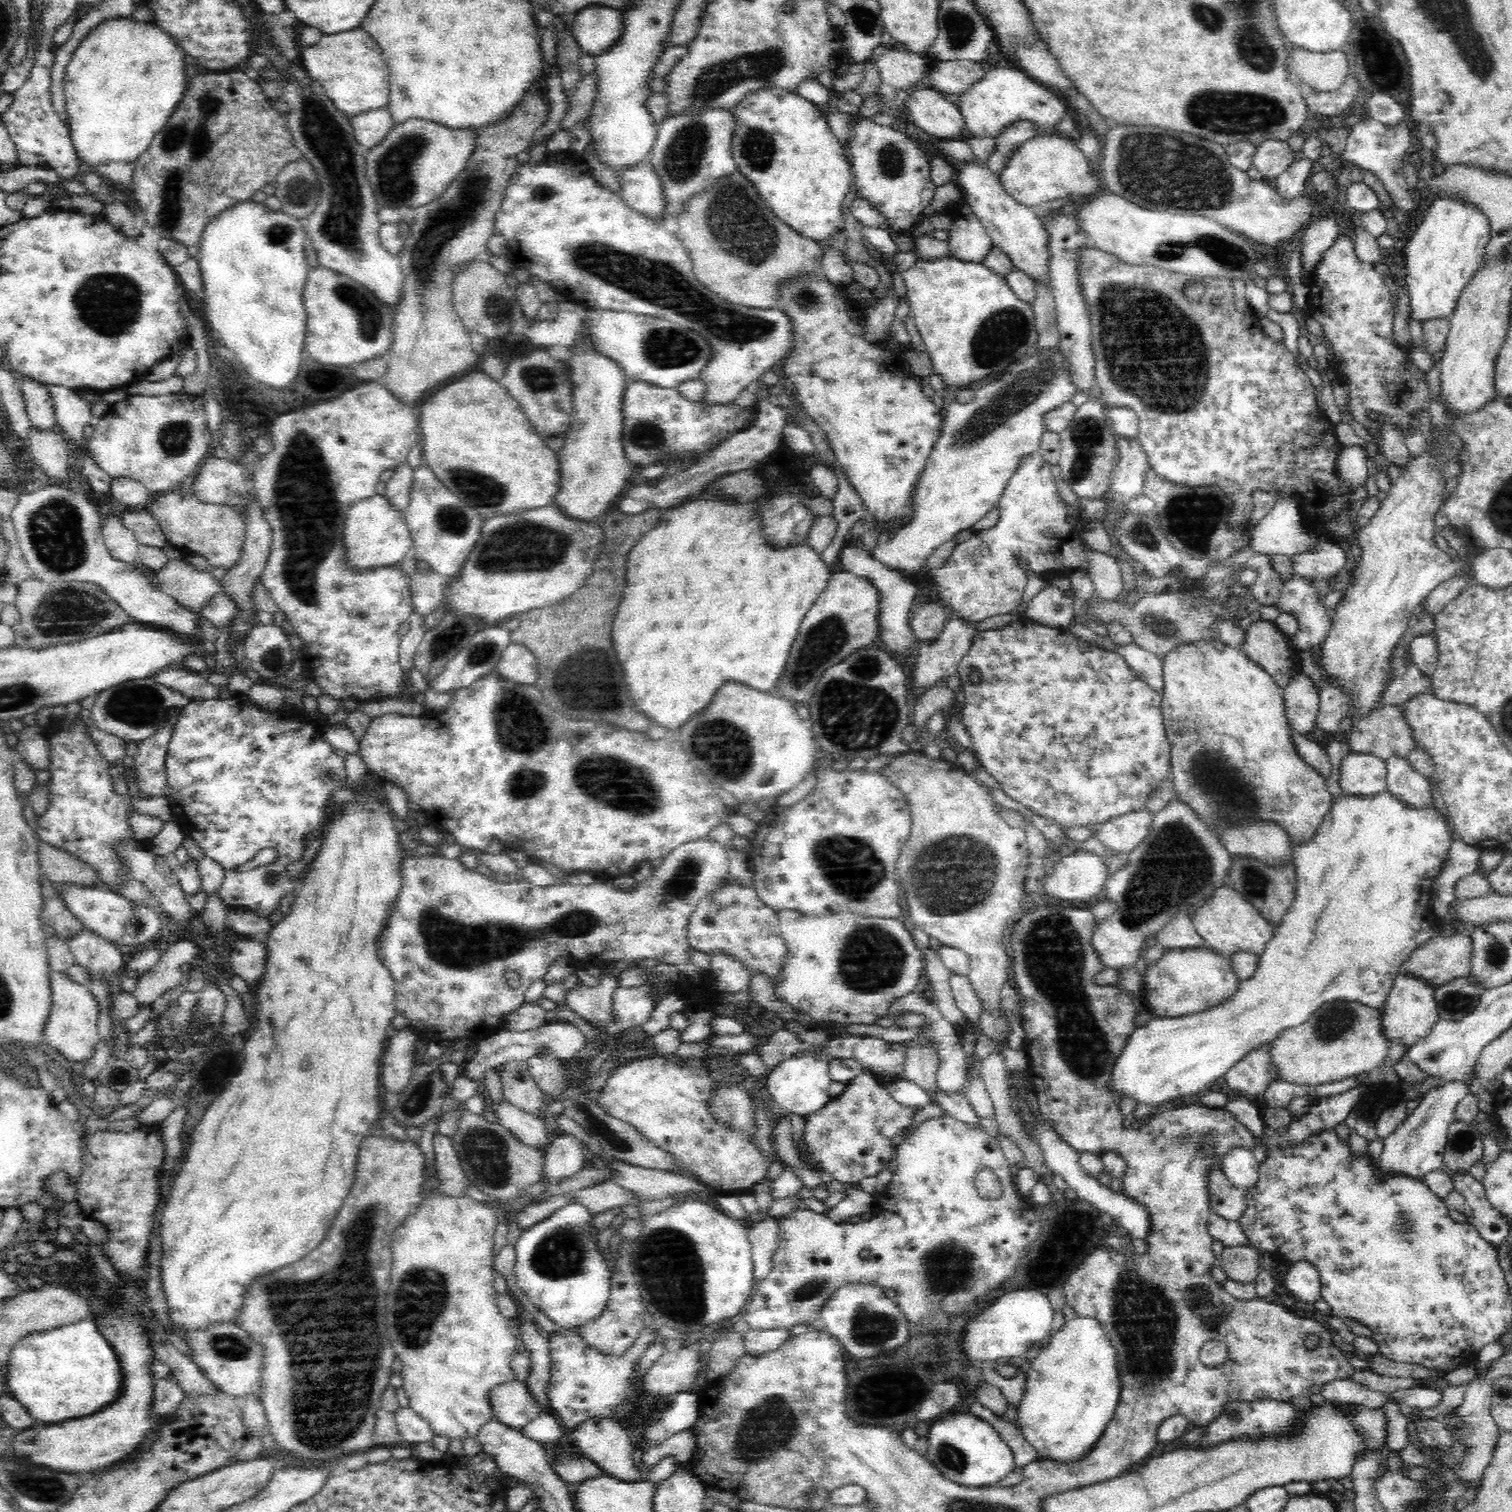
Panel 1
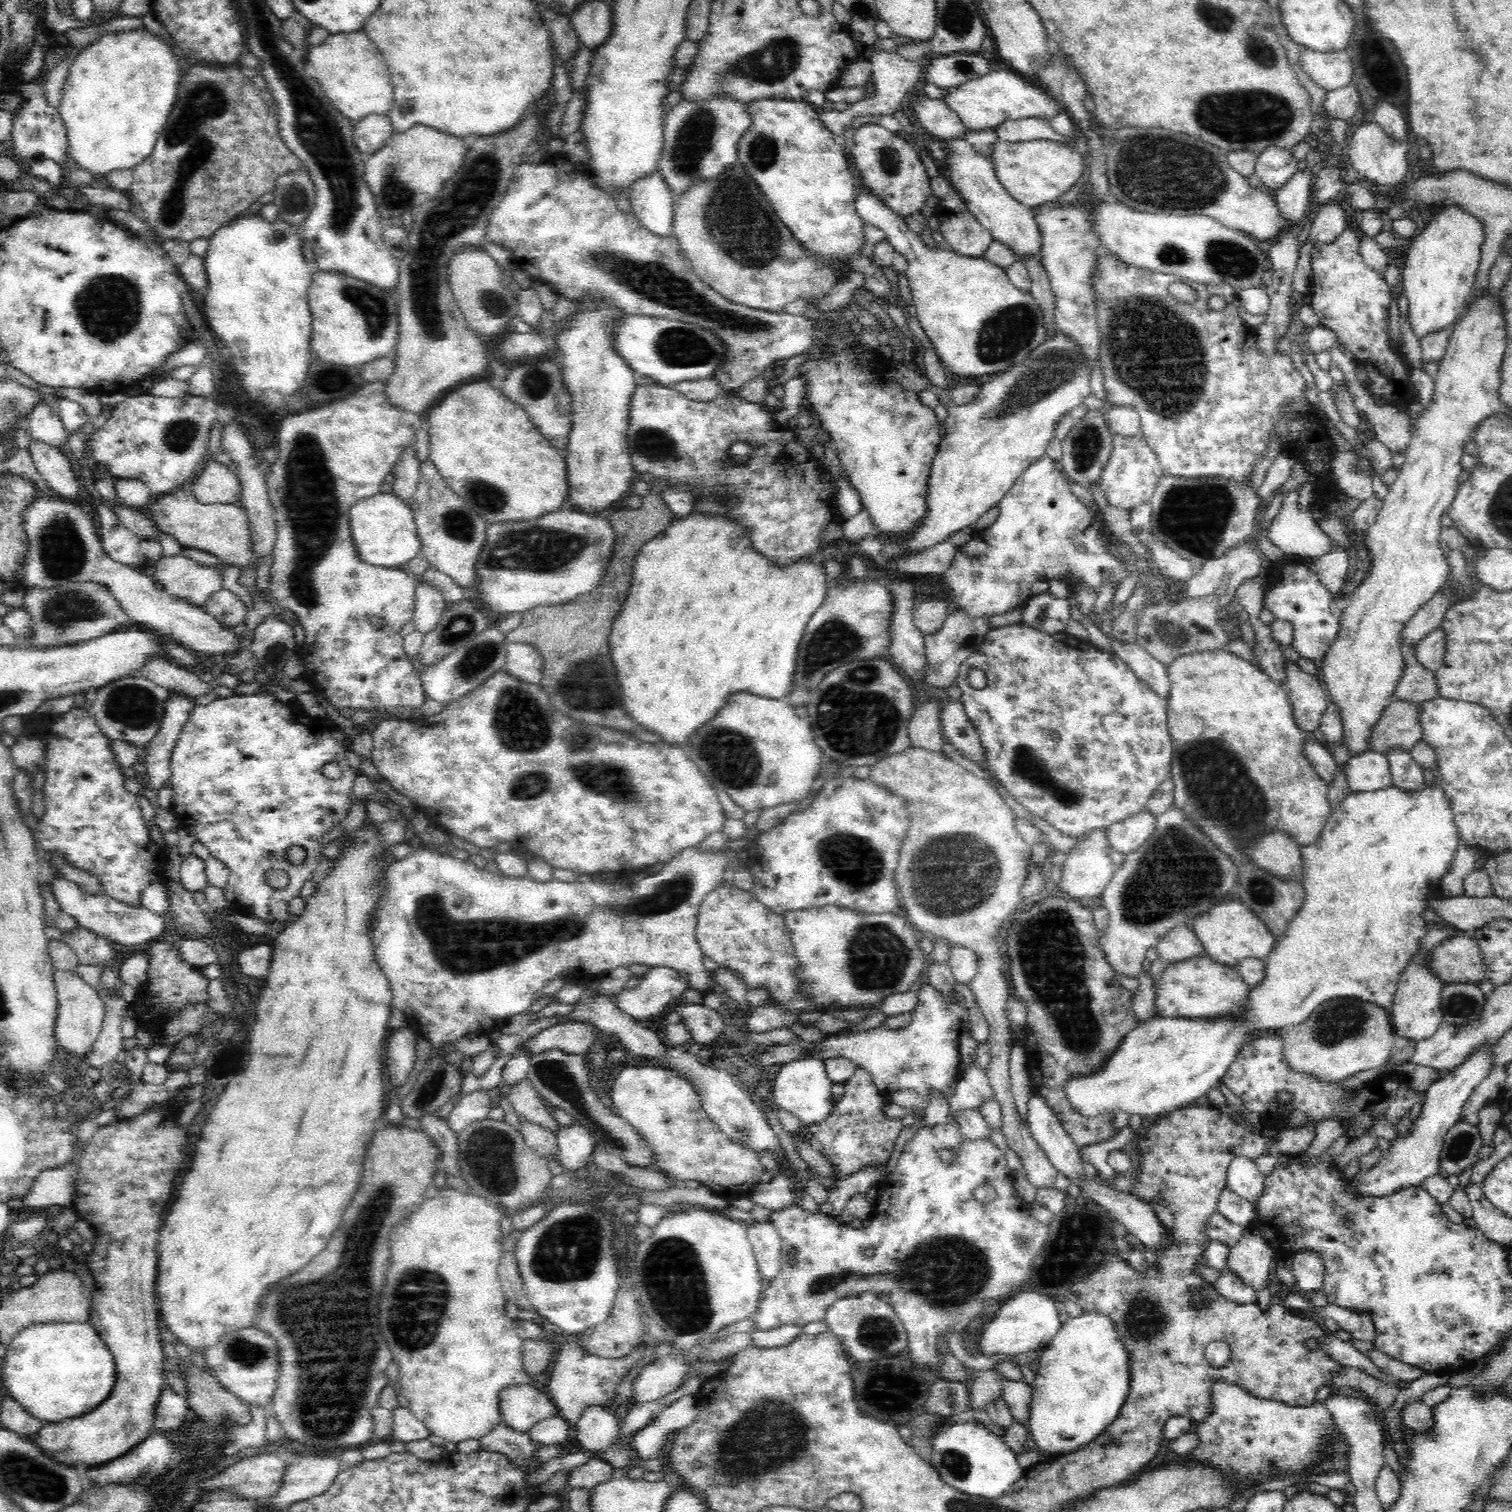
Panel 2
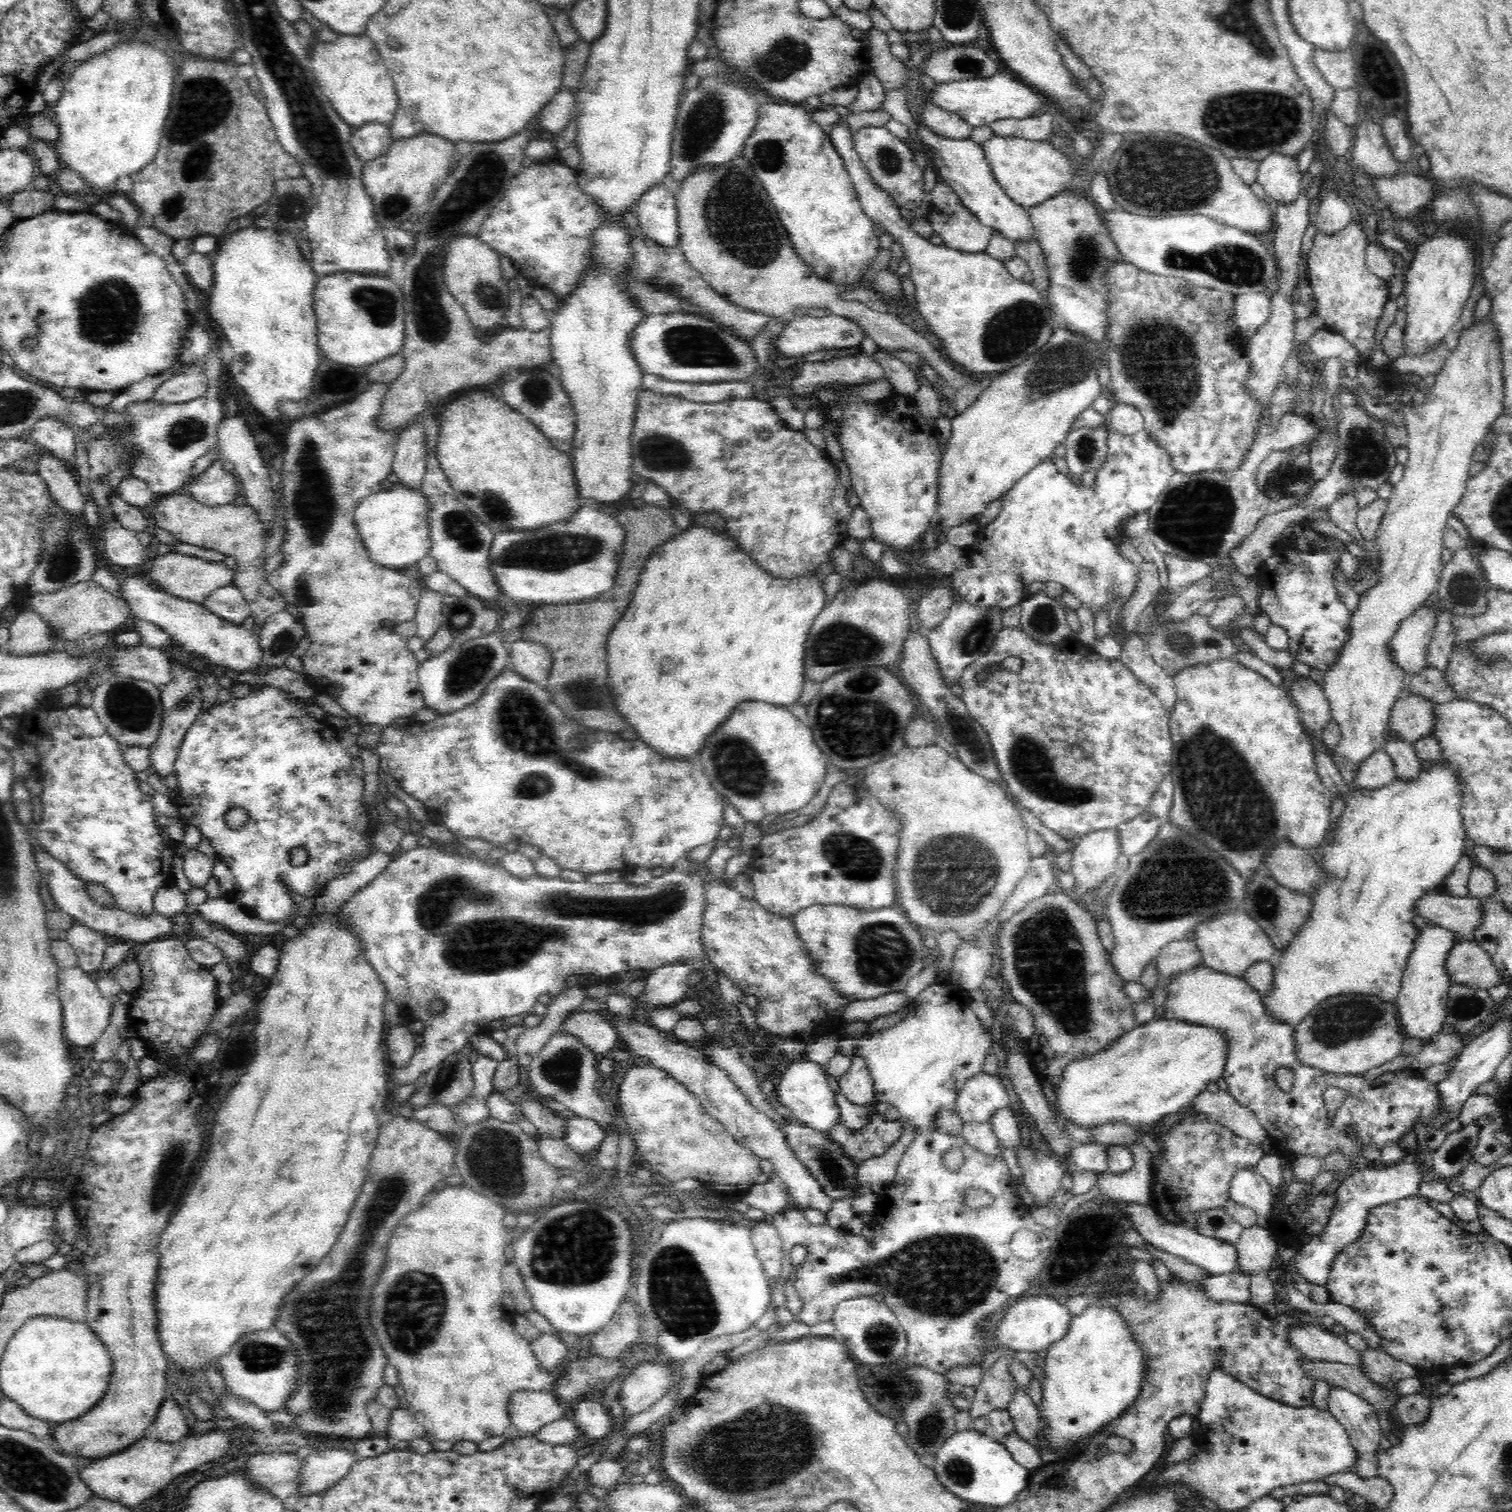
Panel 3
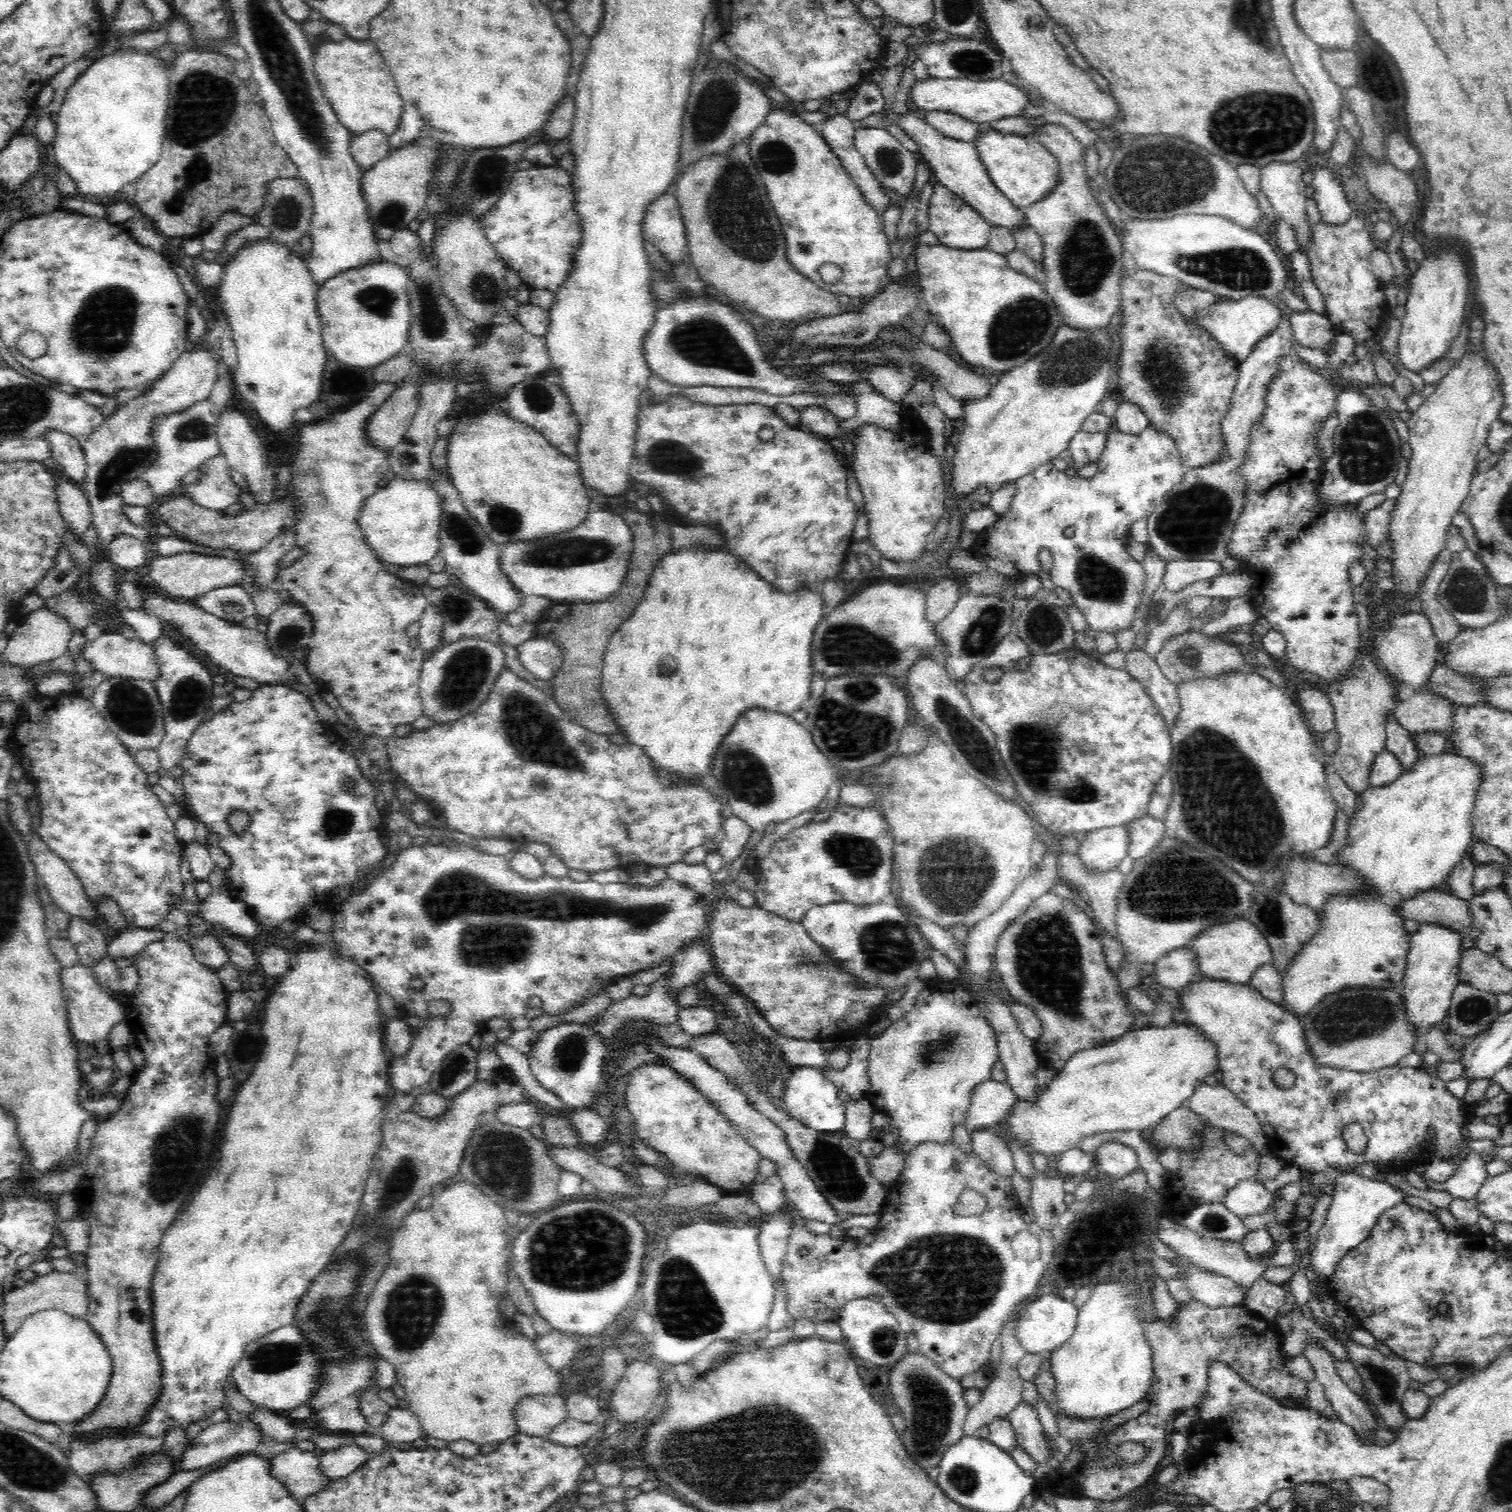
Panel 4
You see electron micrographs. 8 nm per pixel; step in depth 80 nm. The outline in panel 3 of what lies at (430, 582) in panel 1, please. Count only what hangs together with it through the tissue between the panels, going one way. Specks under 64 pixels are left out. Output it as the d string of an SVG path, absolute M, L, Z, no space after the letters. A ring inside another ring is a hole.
M424 587L420 602L416 606L417 635L428 644L428 640L438 632L443 622L443 602L441 593Z

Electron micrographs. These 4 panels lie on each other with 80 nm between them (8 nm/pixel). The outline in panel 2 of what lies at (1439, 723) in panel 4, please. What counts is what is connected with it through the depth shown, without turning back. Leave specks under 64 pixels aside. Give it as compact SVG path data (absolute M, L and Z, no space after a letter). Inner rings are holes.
M1392 697L1376 726L1372 726L1368 750L1384 755L1396 747L1411 751L1418 741L1422 741L1420 705Z

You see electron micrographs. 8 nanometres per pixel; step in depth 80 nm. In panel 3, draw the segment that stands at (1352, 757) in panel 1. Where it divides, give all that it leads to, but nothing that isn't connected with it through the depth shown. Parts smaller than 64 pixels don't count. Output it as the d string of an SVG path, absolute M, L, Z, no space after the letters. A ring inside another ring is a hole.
M1376 750L1358 768L1353 788L1377 789L1396 780L1396 767L1392 757L1384 750Z

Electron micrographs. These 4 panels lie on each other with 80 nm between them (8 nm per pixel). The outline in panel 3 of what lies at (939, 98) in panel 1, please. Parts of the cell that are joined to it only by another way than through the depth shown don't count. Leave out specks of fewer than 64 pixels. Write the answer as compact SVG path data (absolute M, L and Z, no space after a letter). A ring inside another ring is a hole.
M925 104L922 110L922 124L934 133L951 139L970 139L974 127L956 113L946 111L935 104Z

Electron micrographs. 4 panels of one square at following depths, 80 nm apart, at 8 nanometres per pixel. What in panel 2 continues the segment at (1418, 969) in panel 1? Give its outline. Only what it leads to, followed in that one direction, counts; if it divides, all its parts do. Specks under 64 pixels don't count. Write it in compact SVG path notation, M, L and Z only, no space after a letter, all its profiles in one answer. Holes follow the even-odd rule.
M1456 936L1431 951L1426 965L1446 985L1456 982L1478 985L1480 980L1486 980L1484 955L1480 953L1472 936Z

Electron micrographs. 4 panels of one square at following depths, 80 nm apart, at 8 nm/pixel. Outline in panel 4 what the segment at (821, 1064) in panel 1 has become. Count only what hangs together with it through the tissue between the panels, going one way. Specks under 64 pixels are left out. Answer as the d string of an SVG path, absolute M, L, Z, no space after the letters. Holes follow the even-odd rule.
M800 1066L785 1081L784 1094L779 1101L781 1107L804 1126L829 1132L844 1129L846 1106L838 1097L839 1088L824 1077L823 1069L814 1066Z

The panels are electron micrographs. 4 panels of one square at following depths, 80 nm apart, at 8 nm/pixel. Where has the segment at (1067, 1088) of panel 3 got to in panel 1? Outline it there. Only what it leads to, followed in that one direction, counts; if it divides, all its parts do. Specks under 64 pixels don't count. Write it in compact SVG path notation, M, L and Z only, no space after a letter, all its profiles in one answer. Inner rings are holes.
M1388 789L1372 796L1346 794L1340 796L1334 801L1330 812L1324 816L1324 820L1318 826L1314 838L1310 842L1294 843L1292 846L1292 858L1297 875L1296 897L1284 921L1278 926L1279 928L1275 930L1274 937L1268 942L1267 950L1264 950L1264 953L1260 955L1256 974L1252 978L1248 978L1248 980L1241 980L1238 992L1230 998L1231 1000L1221 1006L1182 1017L1153 1016L1153 1019L1147 1022L1145 1026L1136 1027L1128 1037L1124 1050L1114 1063L1112 1076L1107 1080L1109 1088L1113 1092L1117 1092L1117 1096L1120 1099L1132 1098L1134 1102L1140 1102L1140 1104L1144 1102L1154 1112L1153 1108L1164 1106L1168 1102L1178 1102L1178 1100L1182 1100L1186 1096L1201 1094L1204 1088L1212 1089L1219 1086L1223 1076L1250 1051L1256 1050L1262 1044L1272 1043L1284 1030L1304 1024L1326 1002L1346 1000L1348 1002L1360 1002L1374 1009L1384 1009L1388 1001L1388 994L1390 994L1396 977L1400 973L1402 962L1406 962L1410 958L1410 954L1425 946L1428 940L1438 936L1434 930L1429 929L1428 916L1410 914L1410 912L1416 908L1416 902L1420 898L1420 892L1416 890L1420 878L1426 876L1428 883L1430 883L1430 880L1436 881L1439 878L1440 871L1444 869L1451 844L1454 841L1454 832L1453 834L1452 832L1452 827L1446 823L1446 817L1440 810L1436 810L1434 803L1423 807L1412 807L1398 799L1396 795L1392 795Z

